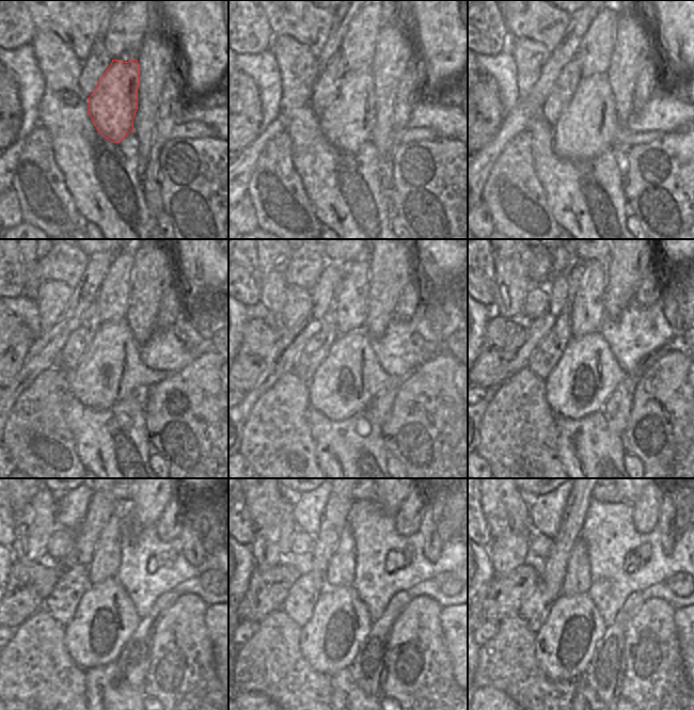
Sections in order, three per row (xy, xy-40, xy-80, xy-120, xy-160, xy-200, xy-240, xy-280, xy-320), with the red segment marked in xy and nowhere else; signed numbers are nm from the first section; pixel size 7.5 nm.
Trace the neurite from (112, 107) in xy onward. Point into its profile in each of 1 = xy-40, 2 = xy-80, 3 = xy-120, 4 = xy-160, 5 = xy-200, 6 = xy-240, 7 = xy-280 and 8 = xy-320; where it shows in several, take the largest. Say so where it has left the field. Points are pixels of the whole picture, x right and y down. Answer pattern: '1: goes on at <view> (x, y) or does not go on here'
1: goes on at xy-40 (348, 122)
2: goes on at xy-80 (588, 127)
3: goes on at xy-120 (111, 369)
4: goes on at xy-160 (349, 377)
5: goes on at xy-200 (585, 376)
6: goes on at xy-240 (105, 619)
7: goes on at xy-280 (329, 641)
8: goes on at xy-320 (564, 646)

